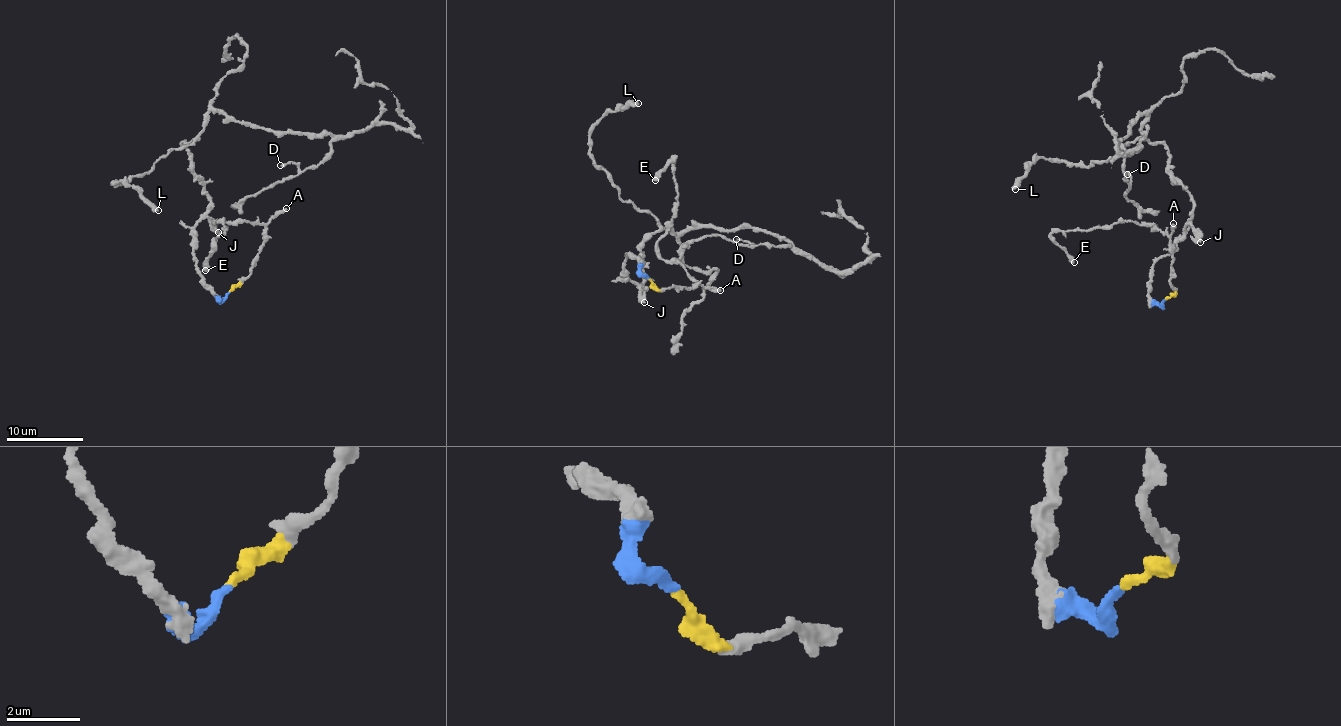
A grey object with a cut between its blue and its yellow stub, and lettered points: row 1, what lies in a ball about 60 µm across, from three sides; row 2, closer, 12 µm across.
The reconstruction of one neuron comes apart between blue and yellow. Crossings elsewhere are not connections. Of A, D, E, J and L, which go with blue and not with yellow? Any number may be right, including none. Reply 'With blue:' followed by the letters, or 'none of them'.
With blue: D, J, L

